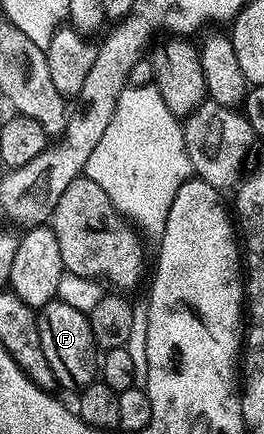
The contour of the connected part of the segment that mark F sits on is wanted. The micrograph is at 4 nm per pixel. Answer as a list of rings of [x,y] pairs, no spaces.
[[[54,299],[37,313],[37,322],[39,339],[43,339],[43,355],[47,355],[47,363],[51,363],[57,385],[80,391],[91,384],[99,373],[99,350],[93,341],[87,314],[75,311],[75,307],[67,307],[67,303]]]

